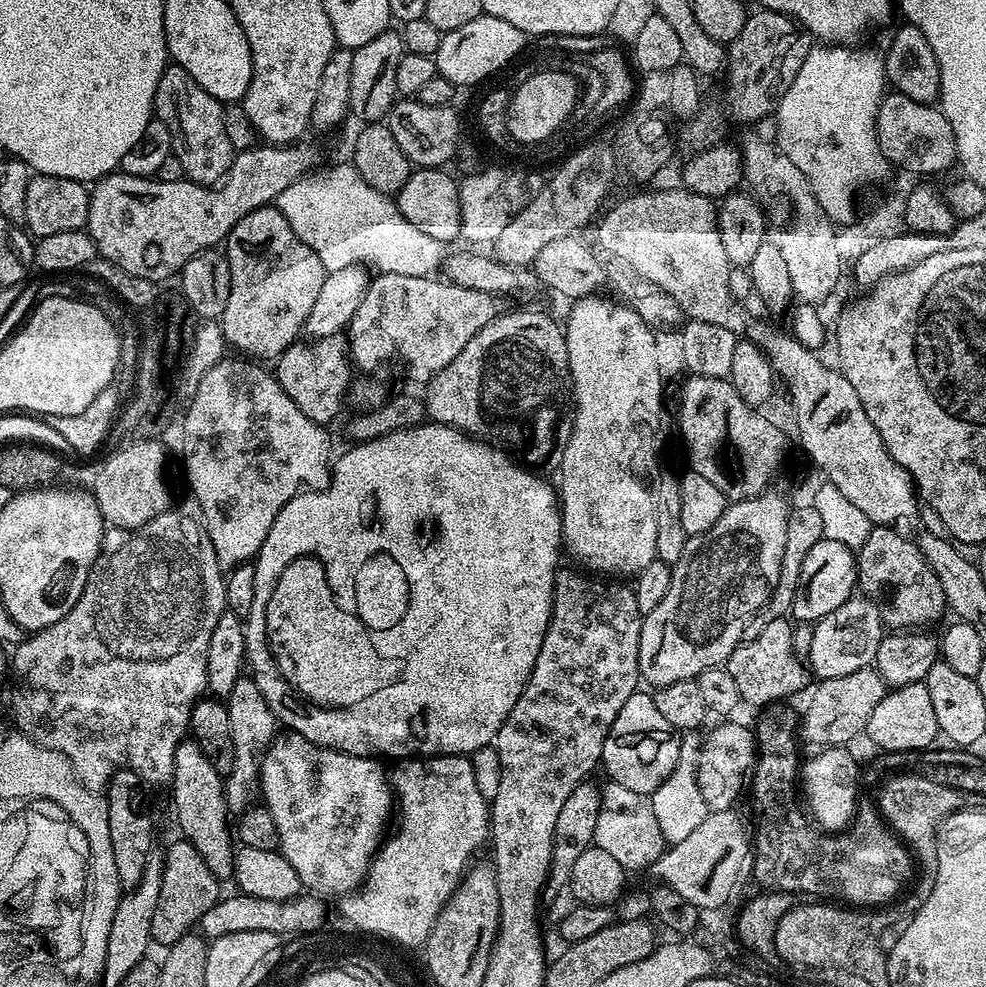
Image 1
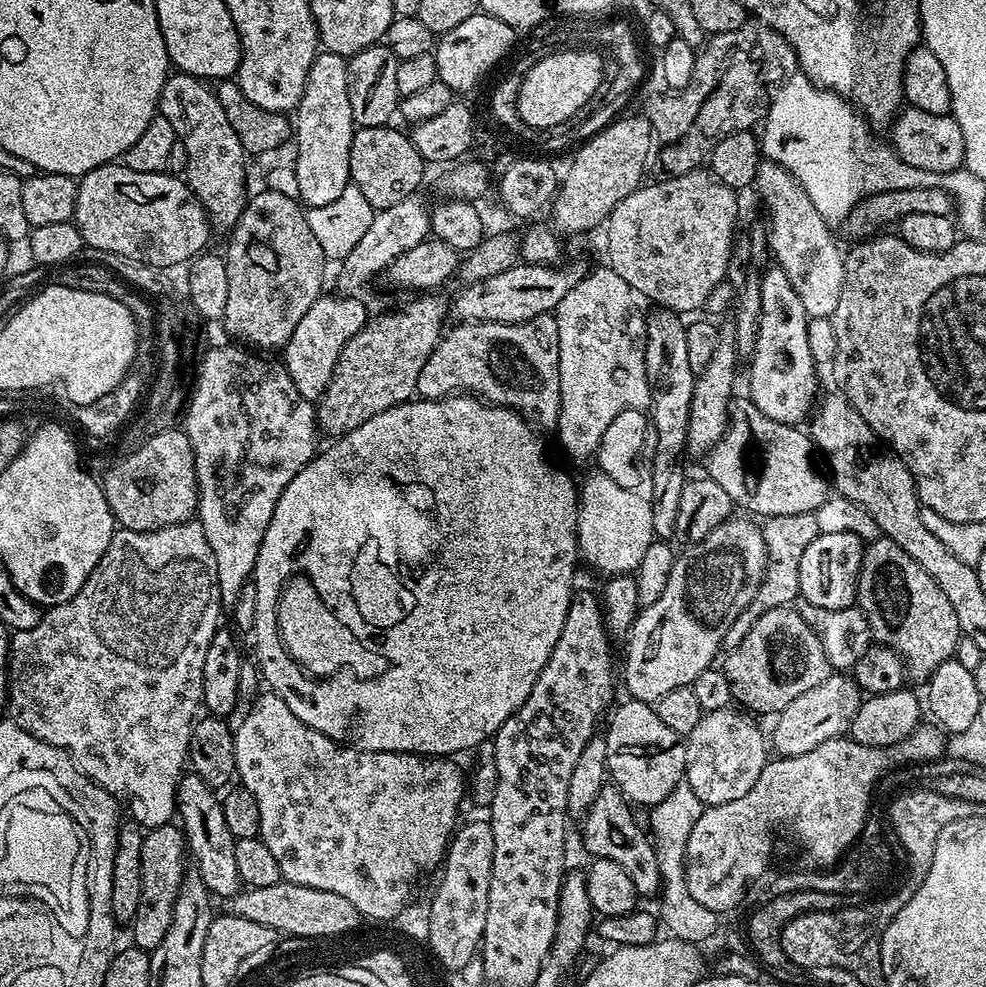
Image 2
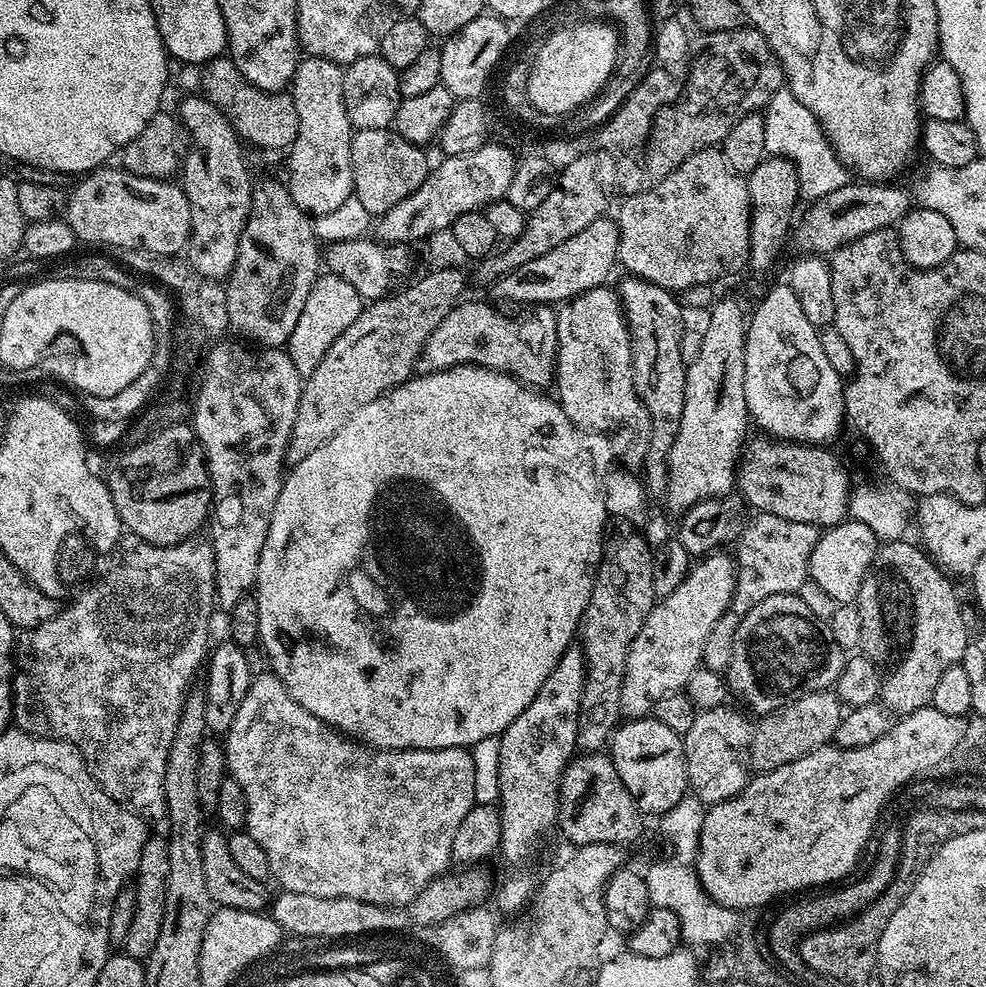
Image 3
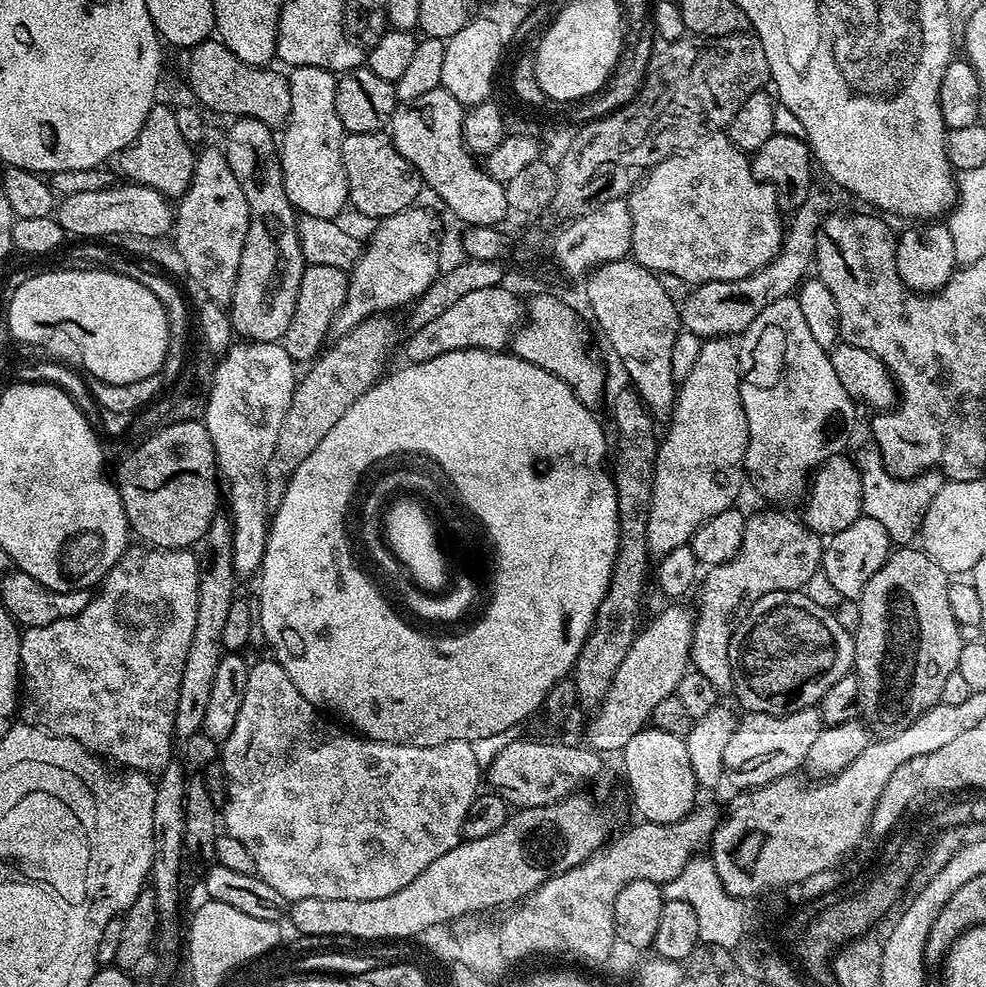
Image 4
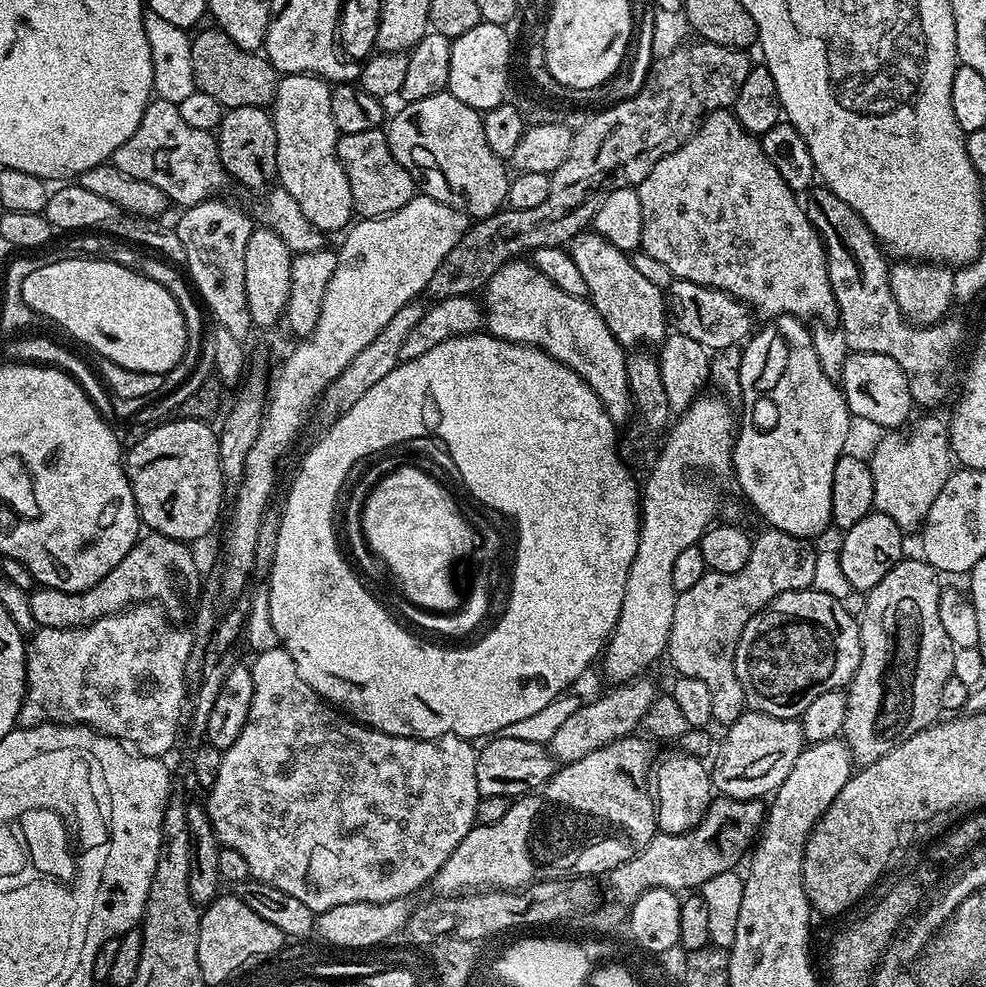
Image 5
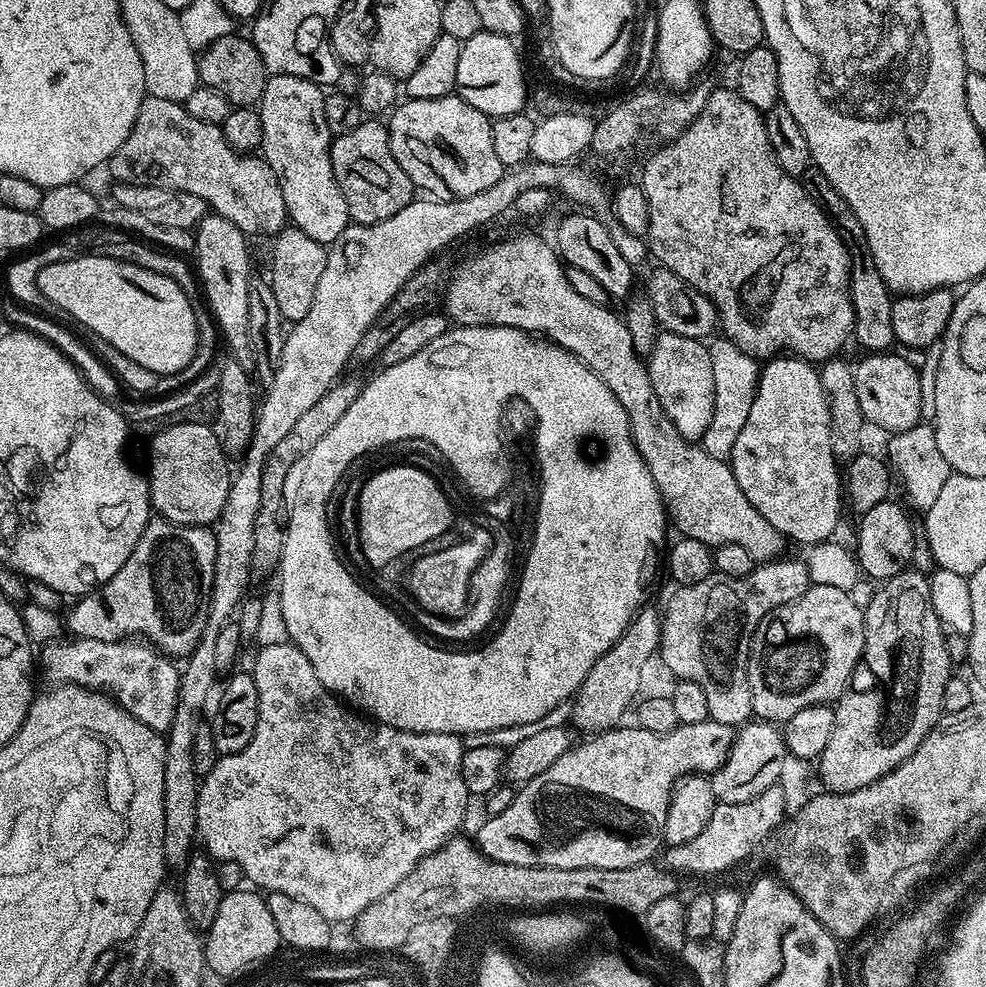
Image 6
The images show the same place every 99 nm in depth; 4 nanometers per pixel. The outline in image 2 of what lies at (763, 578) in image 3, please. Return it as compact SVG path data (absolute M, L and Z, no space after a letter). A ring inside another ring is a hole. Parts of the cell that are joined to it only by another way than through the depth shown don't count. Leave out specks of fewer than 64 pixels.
M815 512L769 516L763 530L764 541L768 543L768 566L764 570L764 581L758 586L750 606L746 606L746 610L742 610L738 618L734 618L730 630L726 630L722 645L725 653L733 652L735 648L742 646L742 638L750 634L750 626L754 626L754 622L758 622L758 618L762 618L766 610L791 605L799 597L798 566L802 566L802 553L806 551L806 546L810 546L810 542L814 542L814 538L820 535Z

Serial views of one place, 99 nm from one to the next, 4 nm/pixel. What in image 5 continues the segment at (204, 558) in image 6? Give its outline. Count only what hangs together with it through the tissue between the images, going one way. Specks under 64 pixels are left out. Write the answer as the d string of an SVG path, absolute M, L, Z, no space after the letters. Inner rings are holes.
M144 534L136 545L94 586L81 592L63 592L57 588L37 586L28 593L30 614L41 628L85 628L115 612L123 612L134 604L155 602L168 613L173 621L183 621L188 607L200 592L200 572L187 543L155 534Z

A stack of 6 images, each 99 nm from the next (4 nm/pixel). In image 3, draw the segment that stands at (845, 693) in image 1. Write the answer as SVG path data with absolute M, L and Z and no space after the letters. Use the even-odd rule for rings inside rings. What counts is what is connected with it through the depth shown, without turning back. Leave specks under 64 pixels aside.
M825 690L811 692L791 700L778 712L767 713L752 733L752 743L748 749L751 767L757 773L769 772L778 766L786 766L786 762L794 762L794 758L802 758L810 750L821 748L835 737L845 711L845 705L836 697L835 691Z

